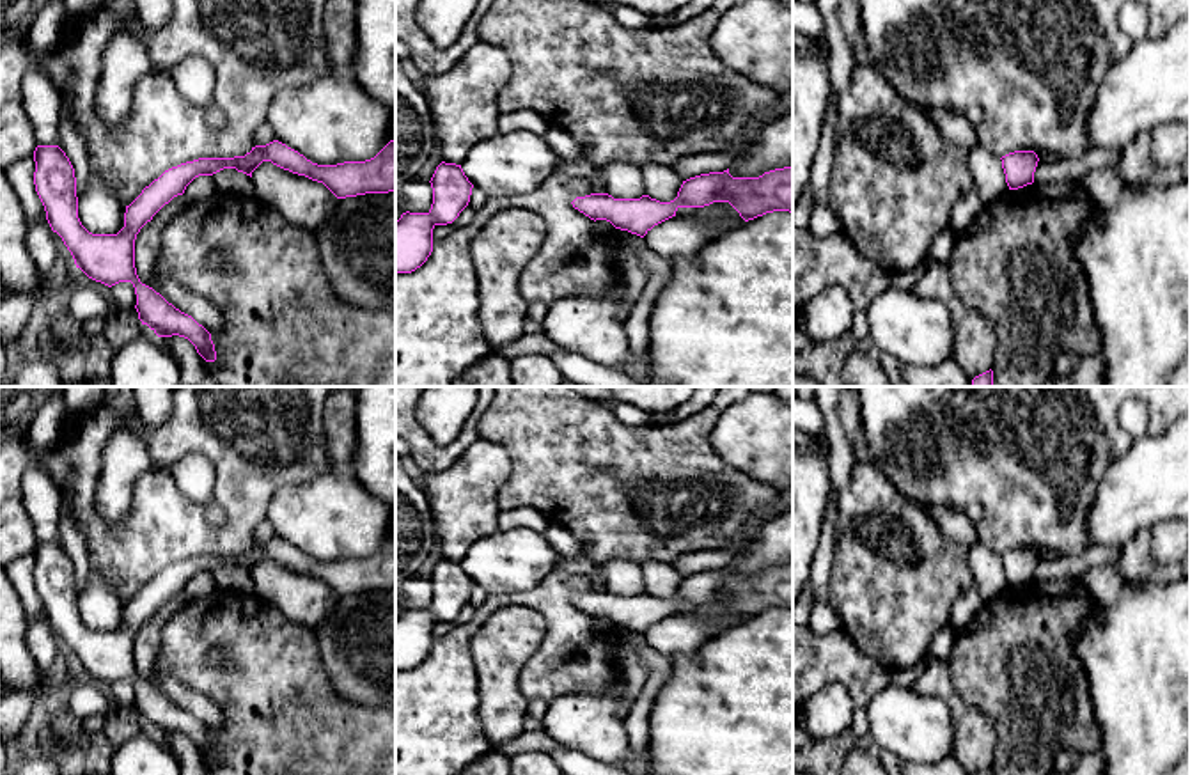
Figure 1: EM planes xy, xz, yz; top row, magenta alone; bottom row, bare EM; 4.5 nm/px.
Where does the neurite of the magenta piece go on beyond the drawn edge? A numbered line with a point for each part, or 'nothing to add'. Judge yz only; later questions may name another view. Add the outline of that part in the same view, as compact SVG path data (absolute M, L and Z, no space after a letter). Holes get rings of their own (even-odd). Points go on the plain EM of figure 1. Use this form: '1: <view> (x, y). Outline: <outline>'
nothing to add

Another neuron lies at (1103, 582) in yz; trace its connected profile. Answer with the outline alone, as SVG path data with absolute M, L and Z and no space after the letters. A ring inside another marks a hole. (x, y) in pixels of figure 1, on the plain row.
M1112 564L1091 568L1084 573L1082 578L1082 583L1087 587L1092 599L1096 599L1103 607L1114 605L1131 582L1144 580L1124 578Z

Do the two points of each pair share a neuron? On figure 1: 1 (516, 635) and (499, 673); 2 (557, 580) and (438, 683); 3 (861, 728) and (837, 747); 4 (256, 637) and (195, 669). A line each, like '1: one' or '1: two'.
1: one
2: one
3: two
4: one

